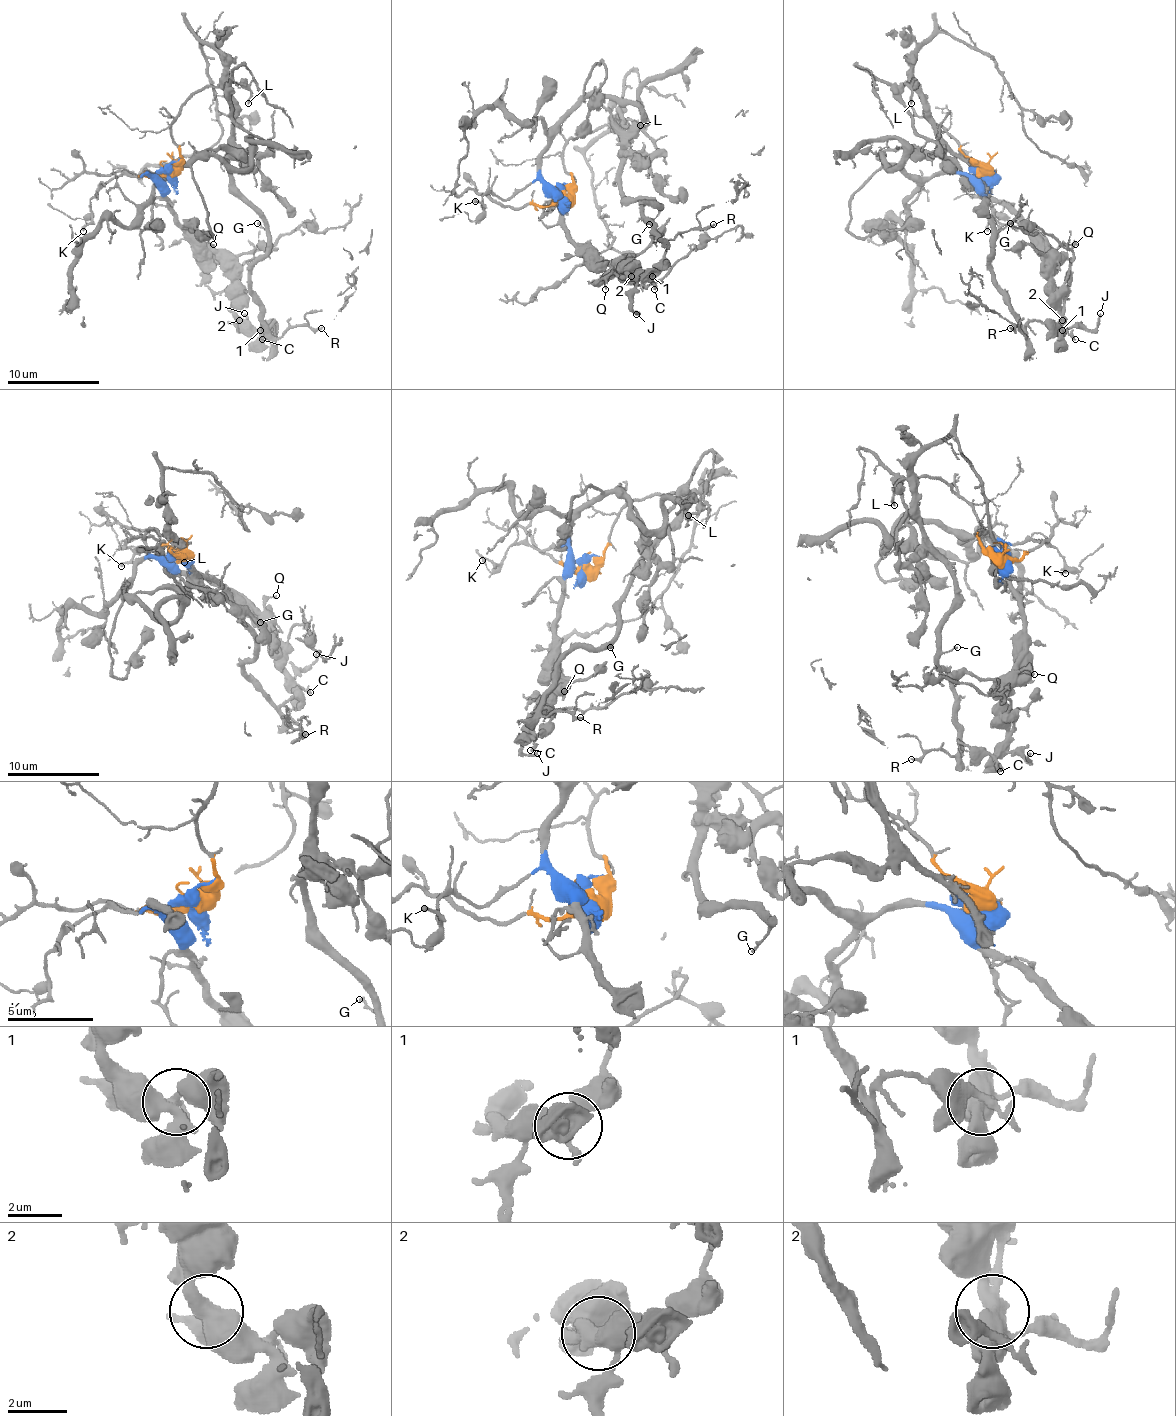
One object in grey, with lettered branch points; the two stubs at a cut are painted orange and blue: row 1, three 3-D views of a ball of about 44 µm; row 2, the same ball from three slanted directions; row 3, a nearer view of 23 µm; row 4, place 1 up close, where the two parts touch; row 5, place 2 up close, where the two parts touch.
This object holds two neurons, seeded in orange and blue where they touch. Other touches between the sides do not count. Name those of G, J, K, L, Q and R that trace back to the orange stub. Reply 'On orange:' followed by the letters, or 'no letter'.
On orange: G, L, R

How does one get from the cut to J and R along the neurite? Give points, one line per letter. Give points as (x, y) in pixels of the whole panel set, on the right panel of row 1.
J: (984, 172), (982, 190), (1048, 261), (1057, 316), (1094, 330), (1101, 314)
R: (984, 172), (924, 114), (911, 87), (931, 128), (979, 176), (993, 284), (1025, 337), (1009, 327)

